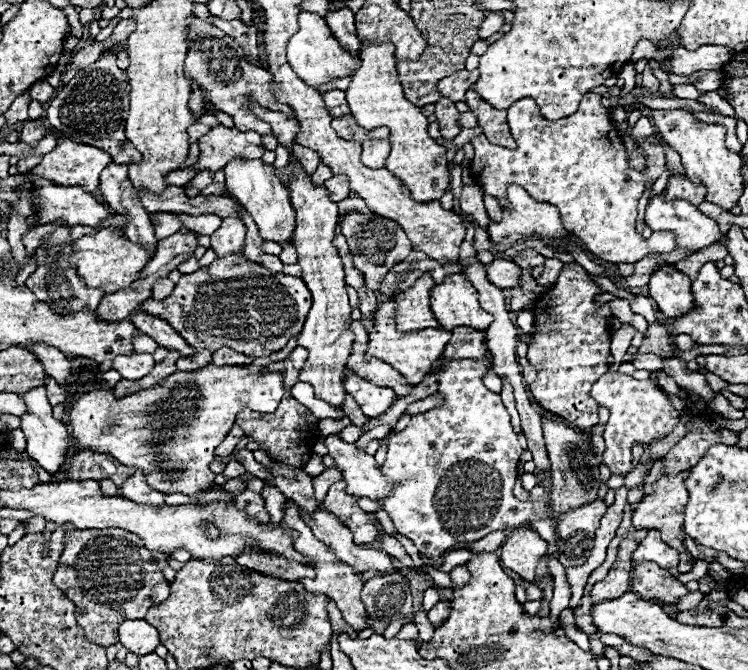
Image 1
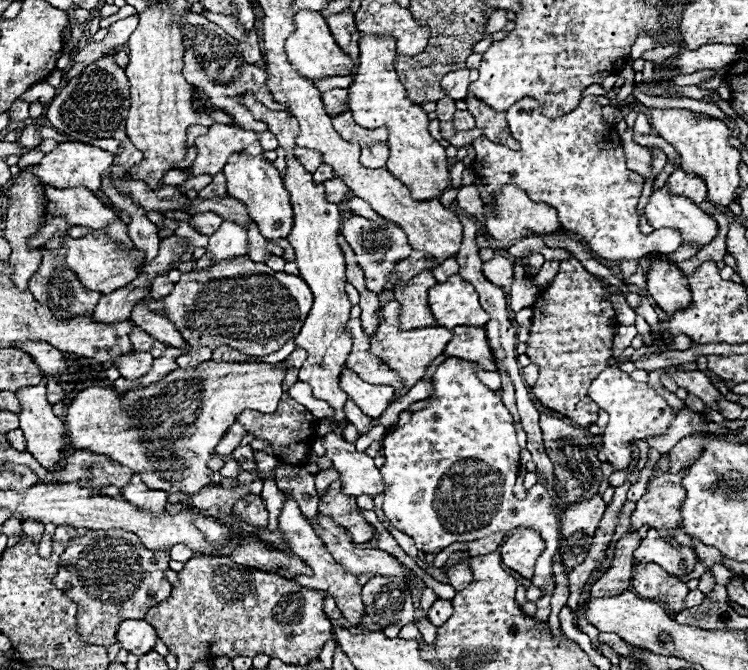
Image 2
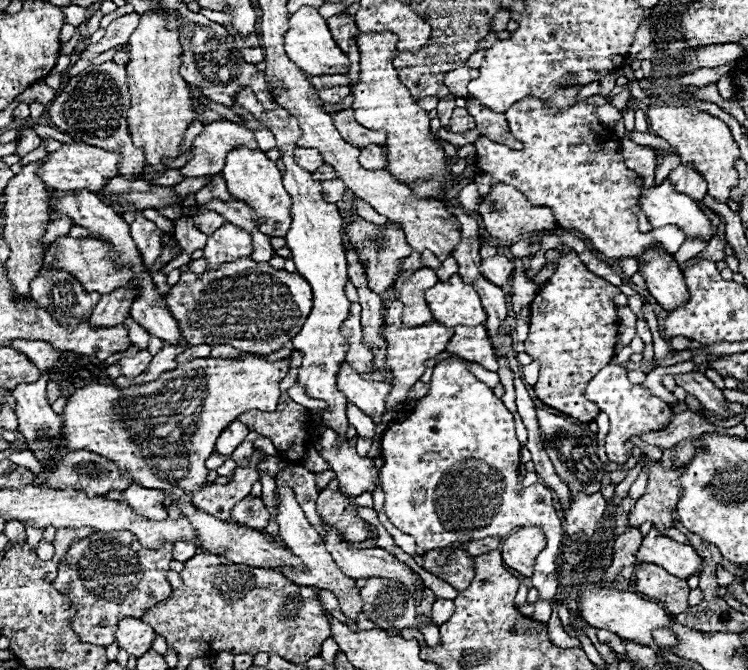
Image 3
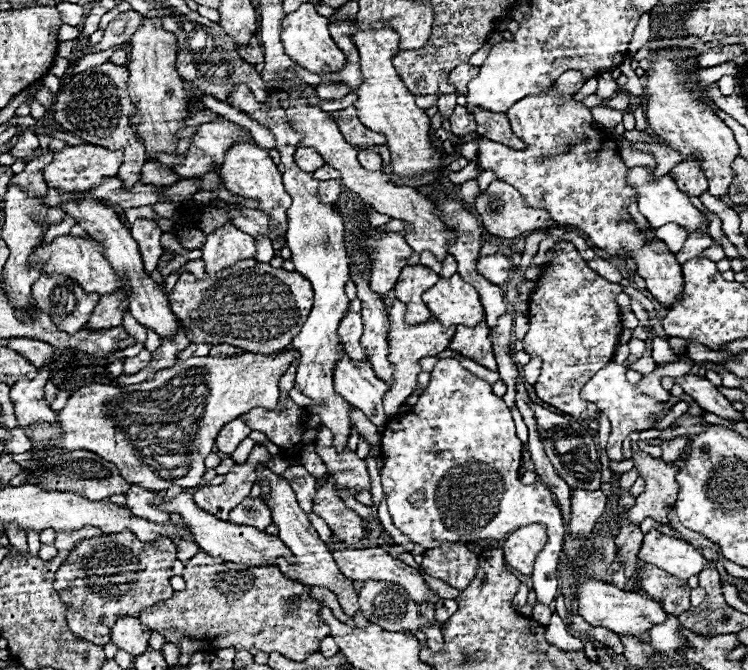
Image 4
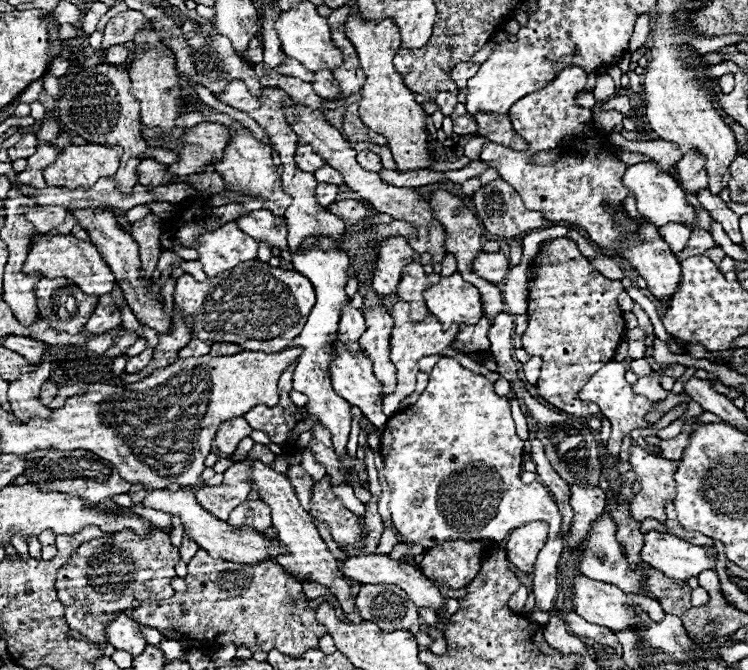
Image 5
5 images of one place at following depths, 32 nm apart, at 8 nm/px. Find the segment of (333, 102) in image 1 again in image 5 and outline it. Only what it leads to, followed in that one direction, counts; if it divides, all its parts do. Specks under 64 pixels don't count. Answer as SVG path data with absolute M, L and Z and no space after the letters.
M316 70L314 72L314 80L312 80L312 88L320 98L334 98L338 94L338 86L332 82L332 74L328 70Z

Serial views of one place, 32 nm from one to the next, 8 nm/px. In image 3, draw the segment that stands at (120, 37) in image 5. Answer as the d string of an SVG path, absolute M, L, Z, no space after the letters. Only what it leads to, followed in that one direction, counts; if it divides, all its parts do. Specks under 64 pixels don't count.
M136 12L124 14L124 16L116 18L116 20L112 20L110 26L106 28L104 38L100 42L96 42L96 44L88 44L86 50L80 54L80 58L92 58L92 56L98 56L98 54L102 54L102 52L106 52L110 48L128 44L128 38L136 30L138 22L140 22L140 14L136 14Z

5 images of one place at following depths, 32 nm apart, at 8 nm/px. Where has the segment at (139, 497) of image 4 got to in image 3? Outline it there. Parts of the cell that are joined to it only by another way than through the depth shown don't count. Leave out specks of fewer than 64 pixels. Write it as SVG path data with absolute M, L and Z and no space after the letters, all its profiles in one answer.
M132 482L128 490L124 490L126 504L136 510L136 514L142 514L146 518L162 520L168 516L166 510L162 510L162 500L166 498L166 492L156 492L156 490L146 490L144 486Z

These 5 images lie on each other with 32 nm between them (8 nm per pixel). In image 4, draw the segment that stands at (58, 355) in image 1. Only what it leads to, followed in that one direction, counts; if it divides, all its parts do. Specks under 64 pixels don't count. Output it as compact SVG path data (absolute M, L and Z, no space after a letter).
M8 338L6 346L10 350L18 350L18 354L22 354L30 364L34 364L36 368L42 368L44 364L52 362L52 346L46 342L38 342L38 340L30 340L30 338Z

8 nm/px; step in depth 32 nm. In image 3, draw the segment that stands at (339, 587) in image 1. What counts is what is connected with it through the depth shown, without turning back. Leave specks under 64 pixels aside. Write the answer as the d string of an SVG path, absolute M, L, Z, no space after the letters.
M276 486L276 498L278 498L278 508L276 508L276 522L280 526L280 538L282 542L302 560L304 570L294 570L288 566L282 566L282 574L286 574L292 582L302 584L302 586L312 586L312 588L326 588L330 592L336 594L338 604L342 608L342 612L356 620L356 616L362 612L362 602L360 602L360 590L356 588L356 580L348 578L346 574L342 574L342 570L336 566L336 562L332 560L330 552L326 550L324 540L318 536L318 532L312 528L312 524L306 520L302 508L298 506L292 488L288 486Z

